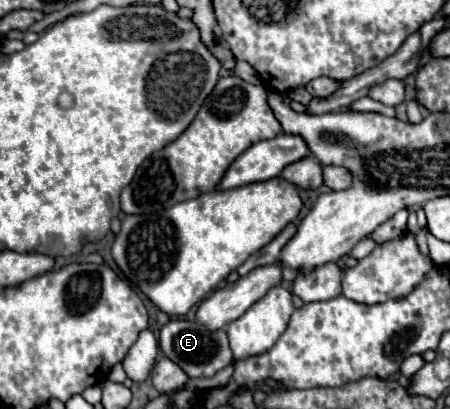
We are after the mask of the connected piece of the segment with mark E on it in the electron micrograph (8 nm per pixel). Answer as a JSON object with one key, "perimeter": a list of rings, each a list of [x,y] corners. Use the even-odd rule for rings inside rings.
{"perimeter":[[[170,320],[160,330],[160,350],[166,358],[178,364],[190,378],[212,378],[216,372],[232,364],[232,350],[224,330],[208,330],[196,320]]]}

